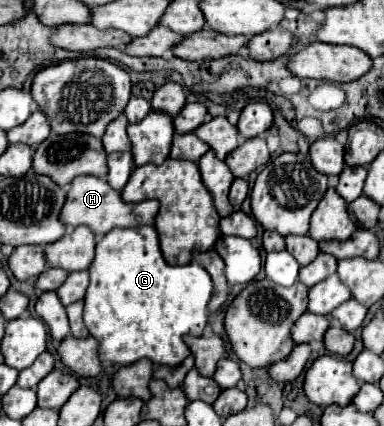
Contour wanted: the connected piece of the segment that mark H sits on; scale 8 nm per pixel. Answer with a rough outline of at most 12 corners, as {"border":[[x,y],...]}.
{"border":[[104,179],[70,183],[60,221],[94,235],[152,225],[158,201],[126,203]]}

